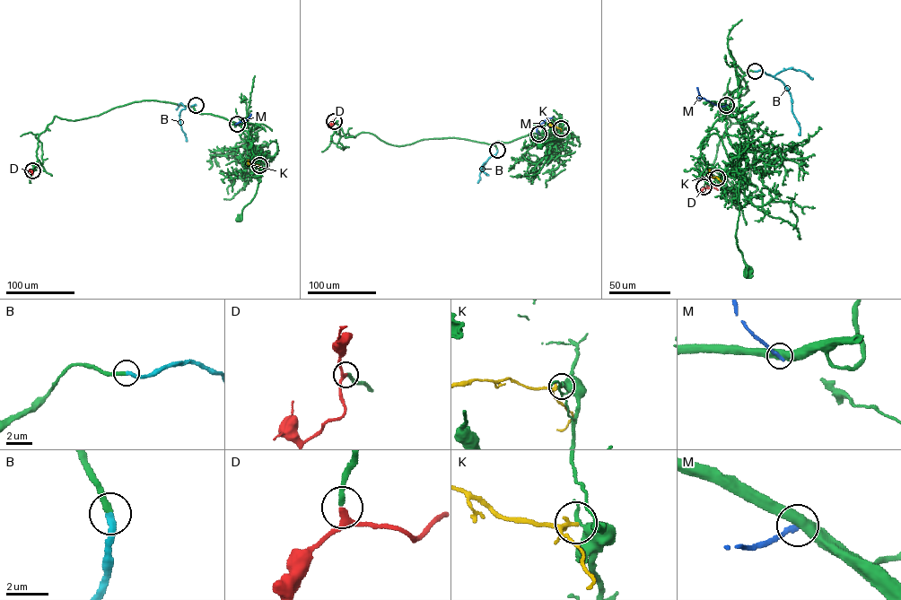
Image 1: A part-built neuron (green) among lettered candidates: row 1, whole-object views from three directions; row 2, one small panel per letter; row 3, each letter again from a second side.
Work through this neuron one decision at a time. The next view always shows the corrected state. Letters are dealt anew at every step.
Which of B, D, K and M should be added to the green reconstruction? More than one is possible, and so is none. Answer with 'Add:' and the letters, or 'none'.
Add: B, D

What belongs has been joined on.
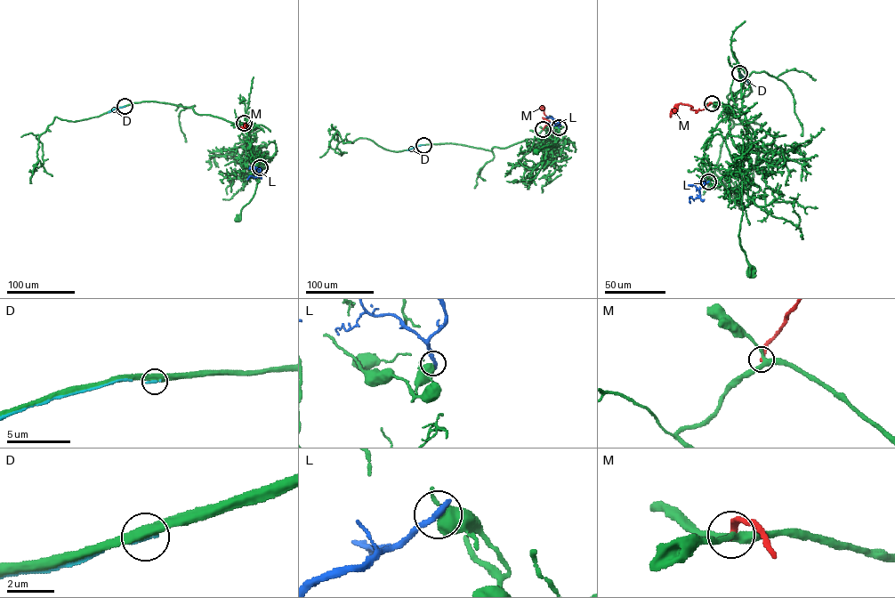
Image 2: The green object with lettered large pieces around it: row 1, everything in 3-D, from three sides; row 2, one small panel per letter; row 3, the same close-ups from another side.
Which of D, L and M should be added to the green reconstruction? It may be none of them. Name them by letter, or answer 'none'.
none

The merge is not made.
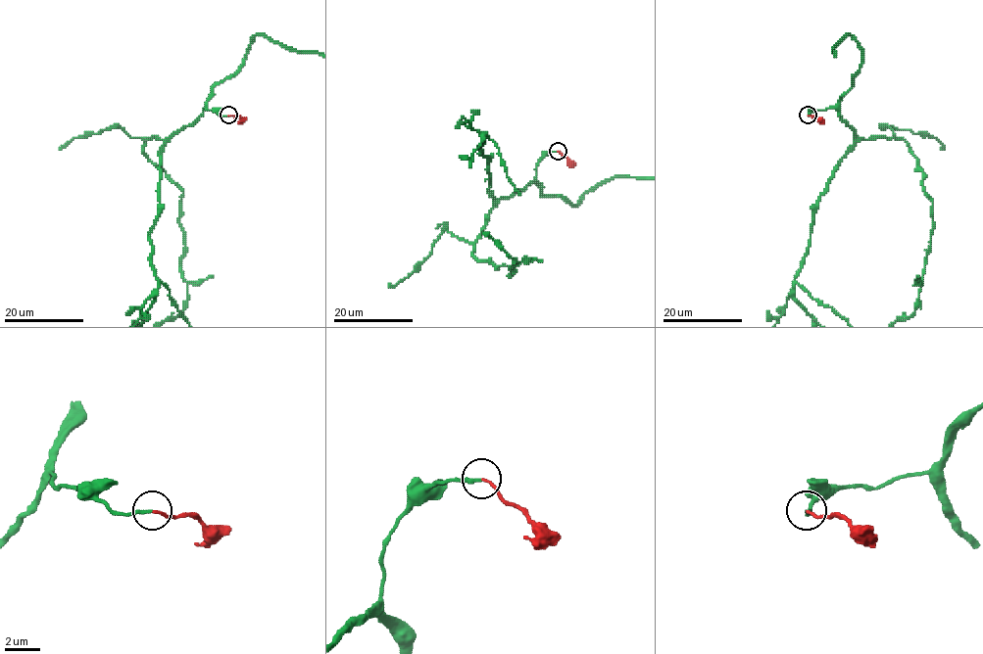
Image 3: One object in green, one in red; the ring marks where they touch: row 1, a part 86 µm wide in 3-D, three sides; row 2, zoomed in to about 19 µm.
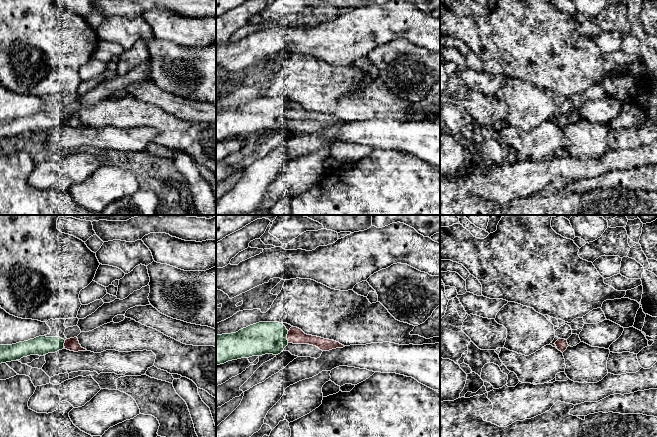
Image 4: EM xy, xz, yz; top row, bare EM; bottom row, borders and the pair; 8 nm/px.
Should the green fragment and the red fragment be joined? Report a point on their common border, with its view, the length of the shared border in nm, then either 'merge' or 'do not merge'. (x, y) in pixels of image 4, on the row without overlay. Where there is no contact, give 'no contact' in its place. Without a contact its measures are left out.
contact xz (286, 113); length 100 nm; merge

